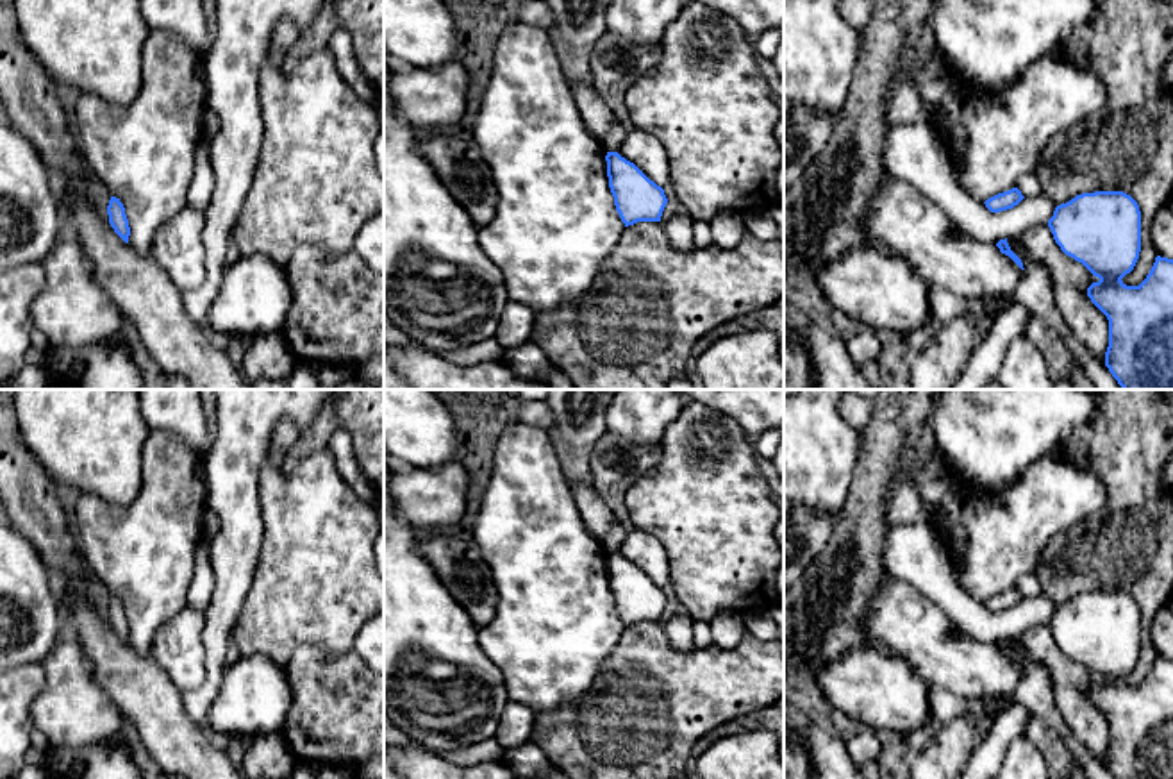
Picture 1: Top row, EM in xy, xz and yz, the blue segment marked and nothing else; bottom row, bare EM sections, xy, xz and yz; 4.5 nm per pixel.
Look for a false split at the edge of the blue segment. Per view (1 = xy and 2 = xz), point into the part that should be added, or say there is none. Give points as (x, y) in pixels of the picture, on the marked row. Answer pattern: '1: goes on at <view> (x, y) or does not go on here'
1: does not go on here
2: does not go on here

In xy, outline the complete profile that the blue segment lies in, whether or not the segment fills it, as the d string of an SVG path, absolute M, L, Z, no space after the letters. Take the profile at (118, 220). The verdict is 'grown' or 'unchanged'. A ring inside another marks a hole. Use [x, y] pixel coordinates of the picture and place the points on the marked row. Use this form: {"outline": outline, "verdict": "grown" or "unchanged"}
{"outline": "M111 197L109 205L107 205L107 214L109 214L109 223L114 229L114 232L125 241L129 243L129 236L130 236L130 227L129 227L129 220L125 214L125 207L120 202L120 198Z", "verdict": "unchanged"}

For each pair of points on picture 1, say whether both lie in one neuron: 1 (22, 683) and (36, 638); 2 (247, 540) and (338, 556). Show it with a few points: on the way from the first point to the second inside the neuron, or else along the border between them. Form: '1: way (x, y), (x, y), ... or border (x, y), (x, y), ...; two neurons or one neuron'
1: border (40, 661), (18, 667); two neurons
2: border (261, 501), (263, 542), (250, 583); two neurons

